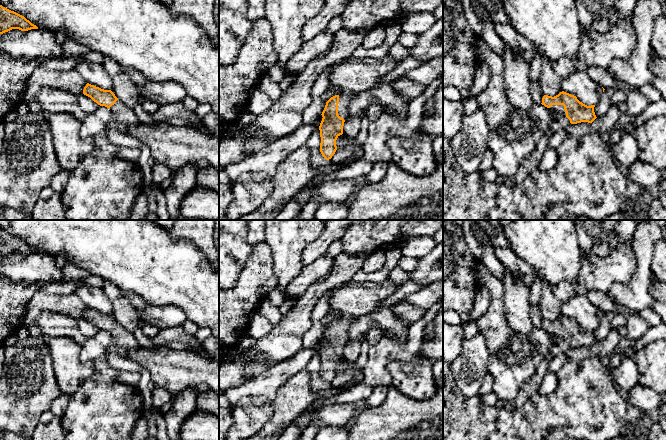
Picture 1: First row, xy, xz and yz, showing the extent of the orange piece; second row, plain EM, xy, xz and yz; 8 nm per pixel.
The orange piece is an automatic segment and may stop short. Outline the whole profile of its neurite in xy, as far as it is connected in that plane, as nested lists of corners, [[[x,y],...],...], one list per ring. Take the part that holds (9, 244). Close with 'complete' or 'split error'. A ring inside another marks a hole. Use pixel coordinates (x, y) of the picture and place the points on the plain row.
[[[0,229],[0,258],[12,253],[28,255],[31,253],[38,253],[38,251],[32,248],[24,240]]]; complete

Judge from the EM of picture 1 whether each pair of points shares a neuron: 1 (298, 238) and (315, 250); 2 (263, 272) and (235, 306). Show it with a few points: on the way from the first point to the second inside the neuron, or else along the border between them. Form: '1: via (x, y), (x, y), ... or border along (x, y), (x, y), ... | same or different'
1: border along (323, 230), (304, 248), (301, 255), (302, 265) | different
2: via (256, 280), (241, 298) | same

